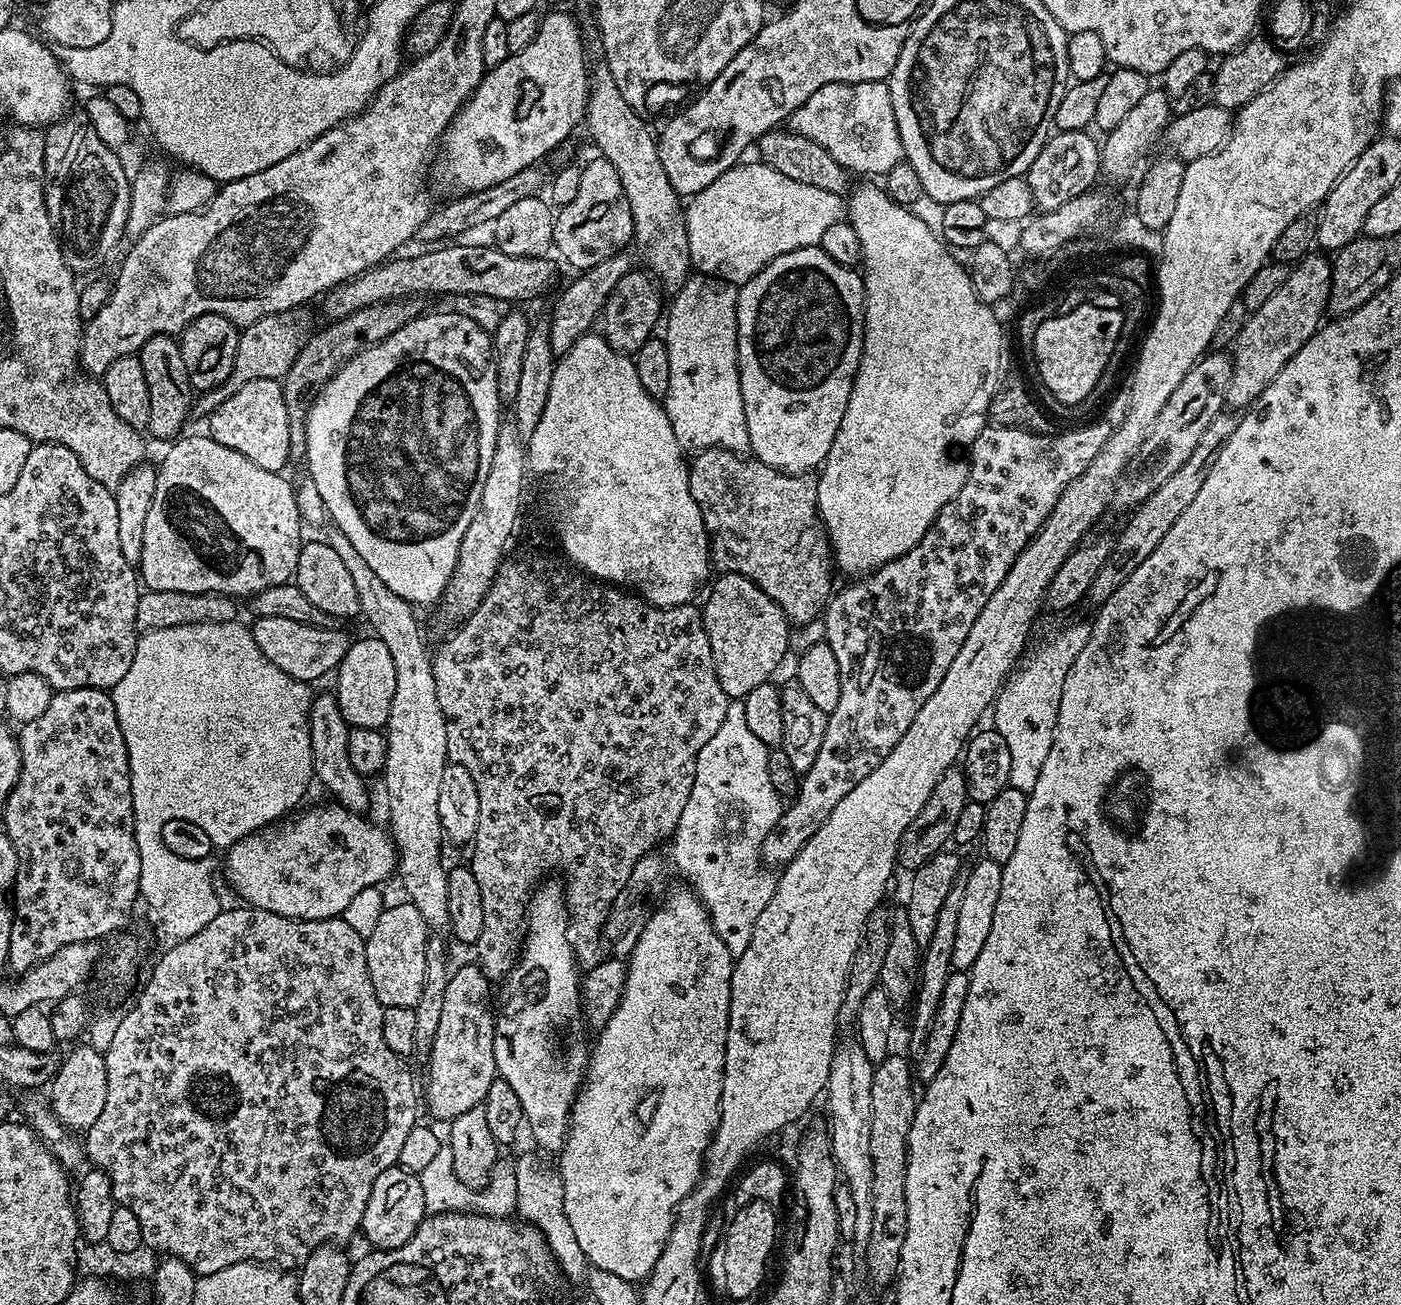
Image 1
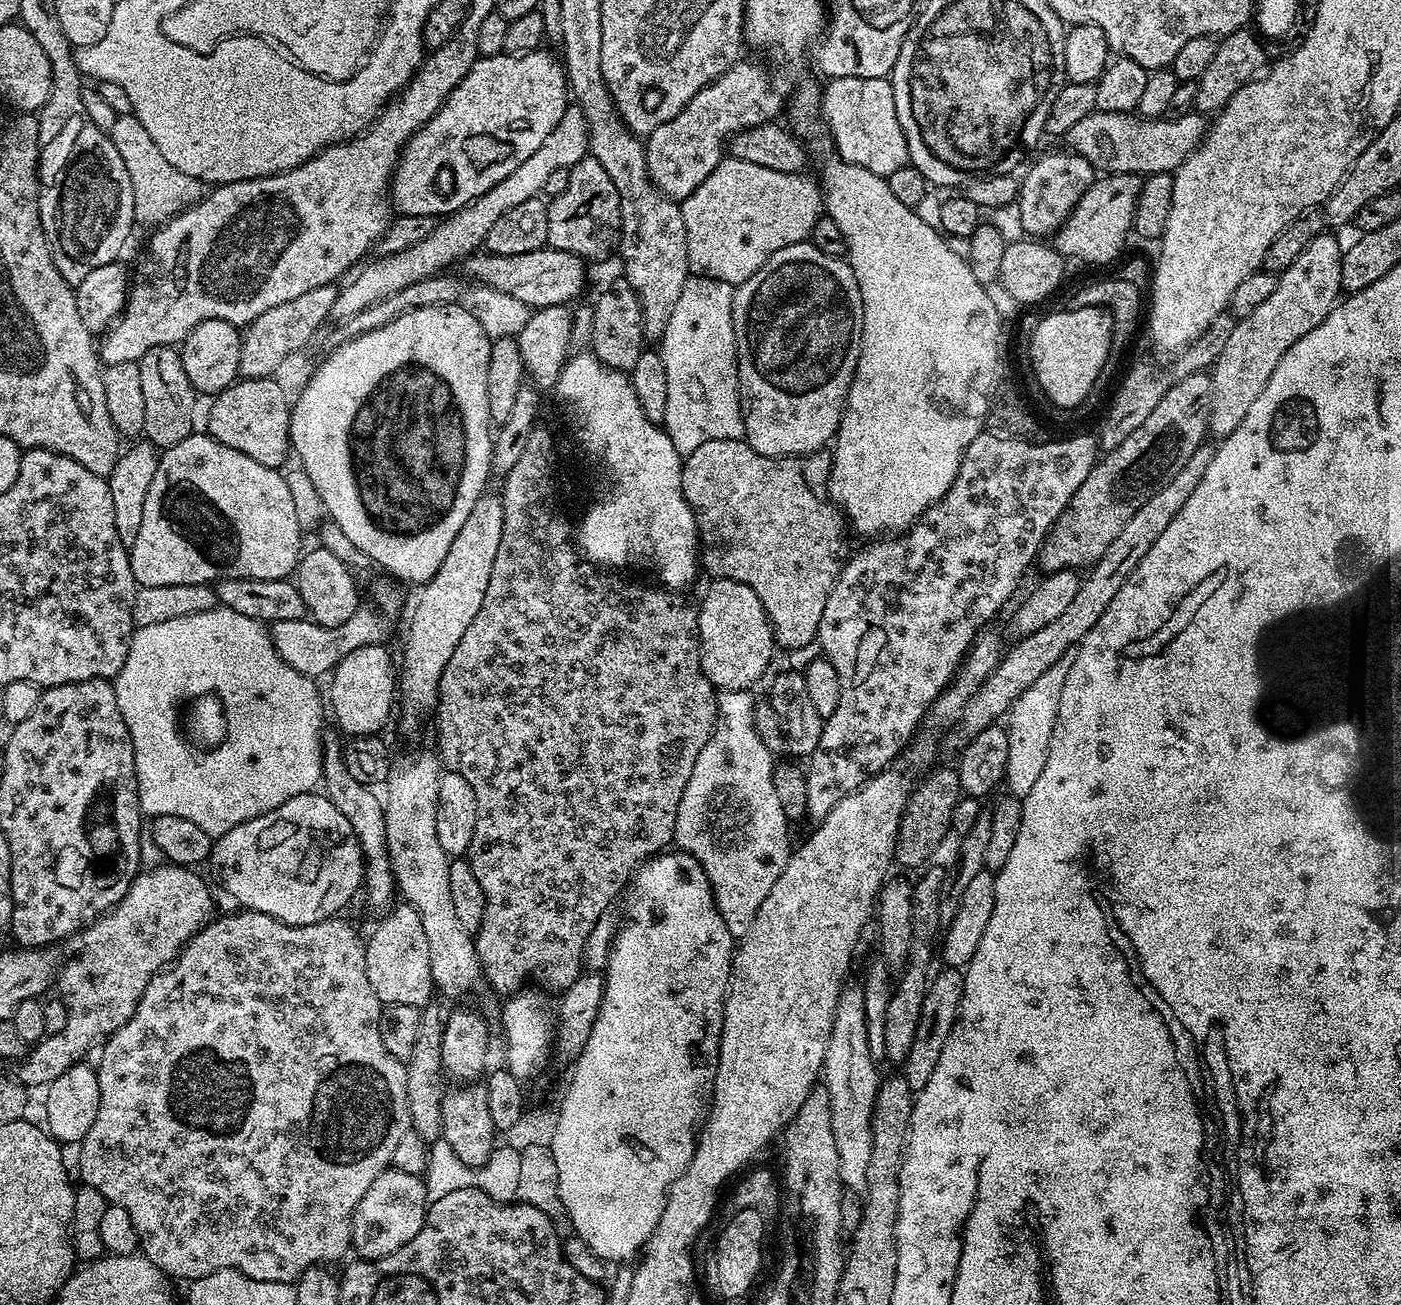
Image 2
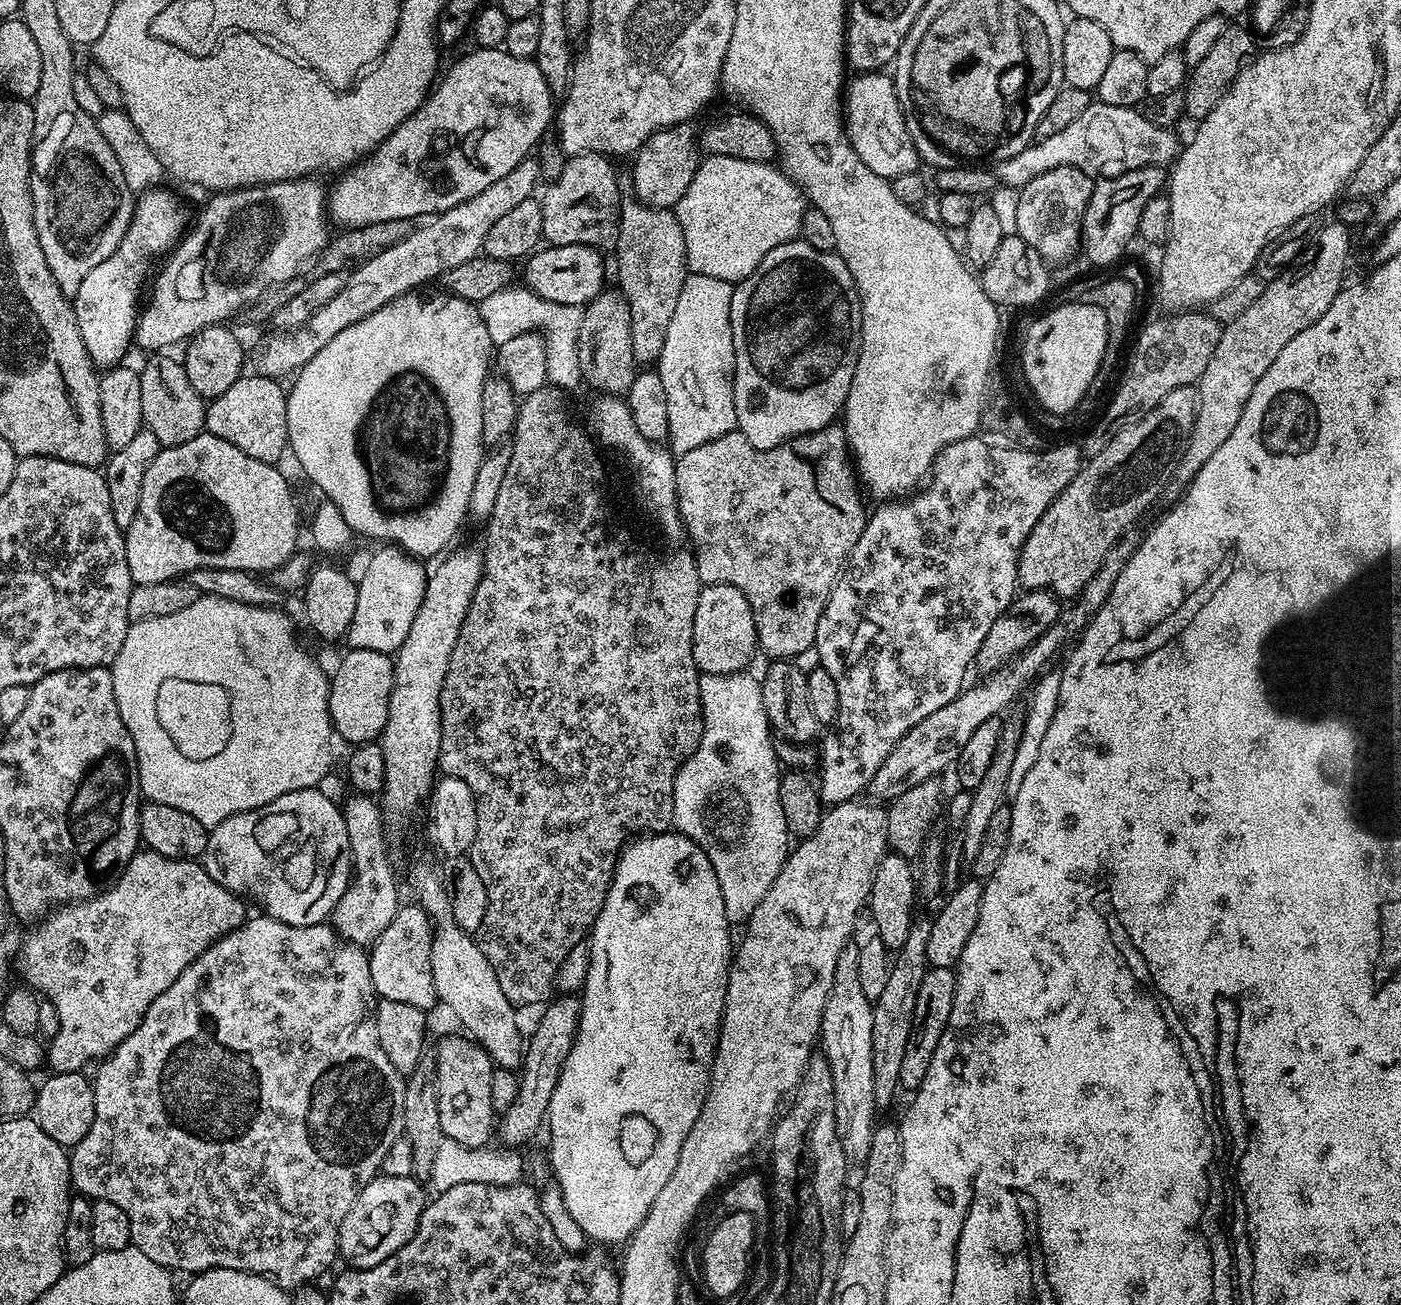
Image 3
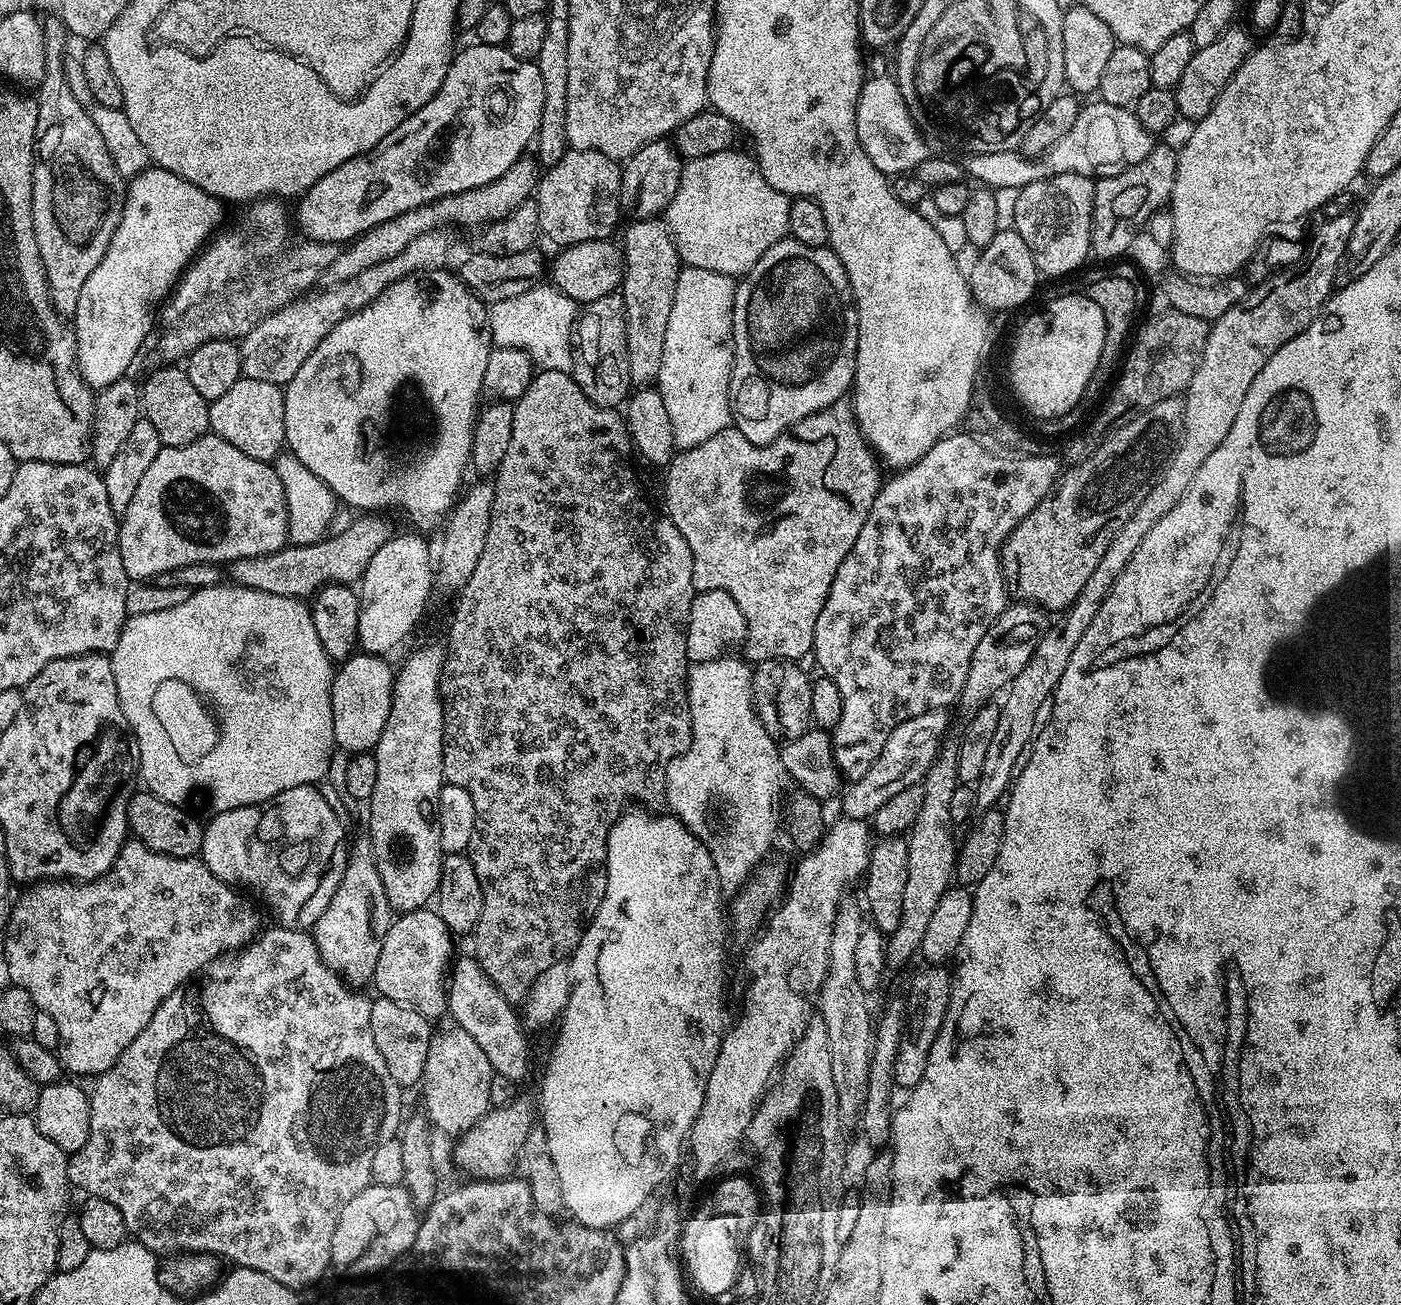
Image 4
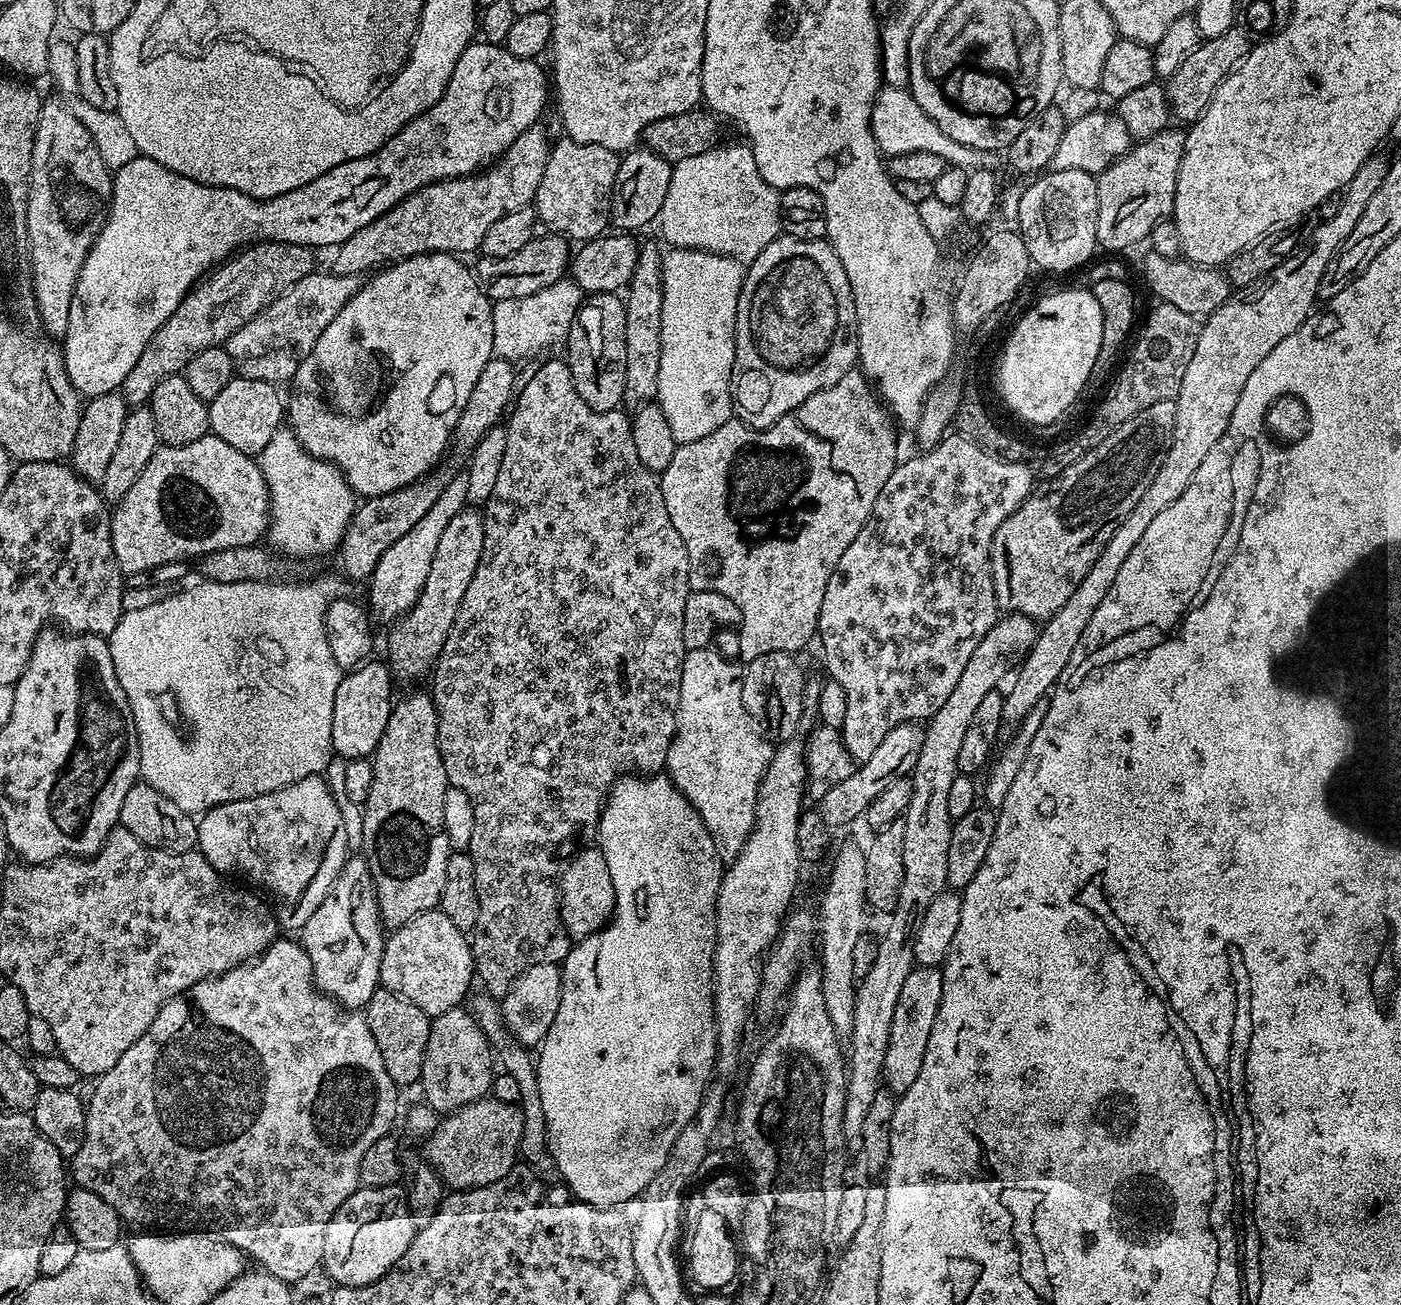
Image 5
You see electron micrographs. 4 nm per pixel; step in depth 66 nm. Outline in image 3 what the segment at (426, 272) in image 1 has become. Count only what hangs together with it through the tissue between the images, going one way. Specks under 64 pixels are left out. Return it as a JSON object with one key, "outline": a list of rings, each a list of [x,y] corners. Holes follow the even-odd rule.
{"outline":[[[585,244],[544,246],[523,261],[523,283],[534,294],[552,303],[587,306],[597,294],[605,291],[604,256],[605,253],[601,249]]]}

